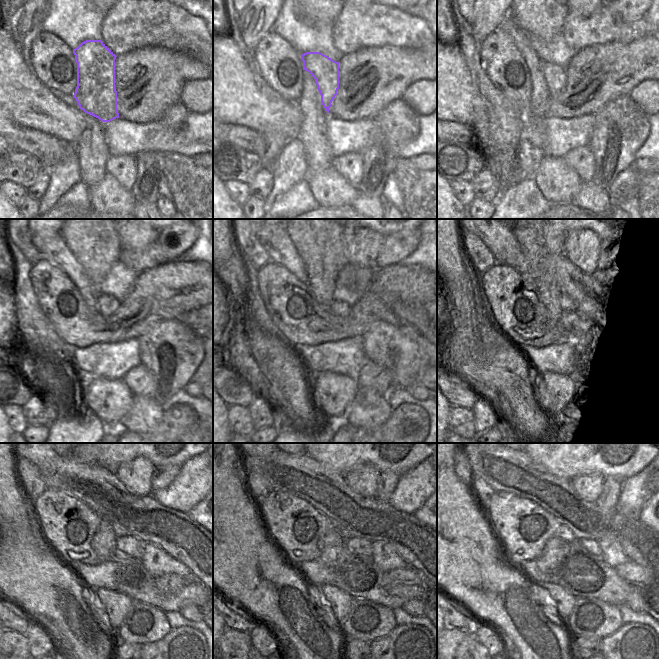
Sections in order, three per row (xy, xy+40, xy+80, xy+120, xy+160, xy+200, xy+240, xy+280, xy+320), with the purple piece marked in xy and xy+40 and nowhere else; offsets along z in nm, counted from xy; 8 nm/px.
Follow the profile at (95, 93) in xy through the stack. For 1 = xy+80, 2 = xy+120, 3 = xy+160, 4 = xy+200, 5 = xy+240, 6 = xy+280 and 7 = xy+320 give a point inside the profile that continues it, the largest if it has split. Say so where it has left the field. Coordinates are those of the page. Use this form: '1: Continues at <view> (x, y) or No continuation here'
1: Continues at xy+80 (554, 75)
2: Continues at xy+120 (107, 305)
3: Continues at xy+160 (337, 307)
4: Continues at xy+200 (575, 325)
5: Continues at xy+240 (133, 547)
6: Continues at xy+280 (360, 546)
7: Continues at xy+320 (592, 546).

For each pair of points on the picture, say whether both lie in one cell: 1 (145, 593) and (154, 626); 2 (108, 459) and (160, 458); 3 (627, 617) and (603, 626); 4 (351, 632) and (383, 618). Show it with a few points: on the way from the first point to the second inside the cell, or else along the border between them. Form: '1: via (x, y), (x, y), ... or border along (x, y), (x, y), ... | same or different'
1: border along (133, 599), (151, 604), (164, 612) | different
2: via (121, 453), (147, 453) | same
3: border along (618, 606), (623, 623) | different
4: via (360, 632), (370, 633), (377, 627) | same

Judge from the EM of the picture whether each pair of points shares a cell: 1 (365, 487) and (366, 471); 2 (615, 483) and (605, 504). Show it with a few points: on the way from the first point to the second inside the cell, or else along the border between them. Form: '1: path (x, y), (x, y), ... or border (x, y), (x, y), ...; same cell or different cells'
1: path (365, 483), (365, 475); same cell
2: path (612, 488), (608, 499); same cell

